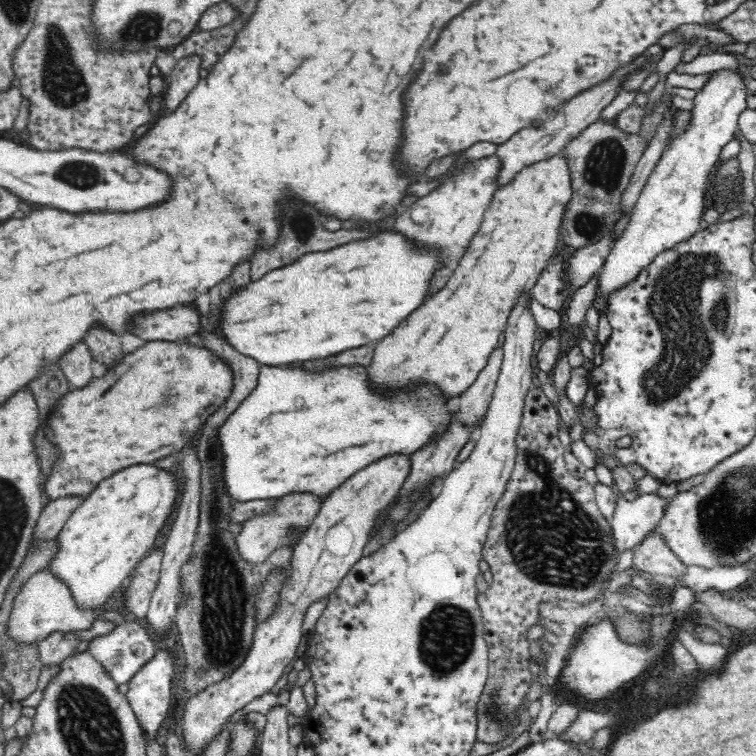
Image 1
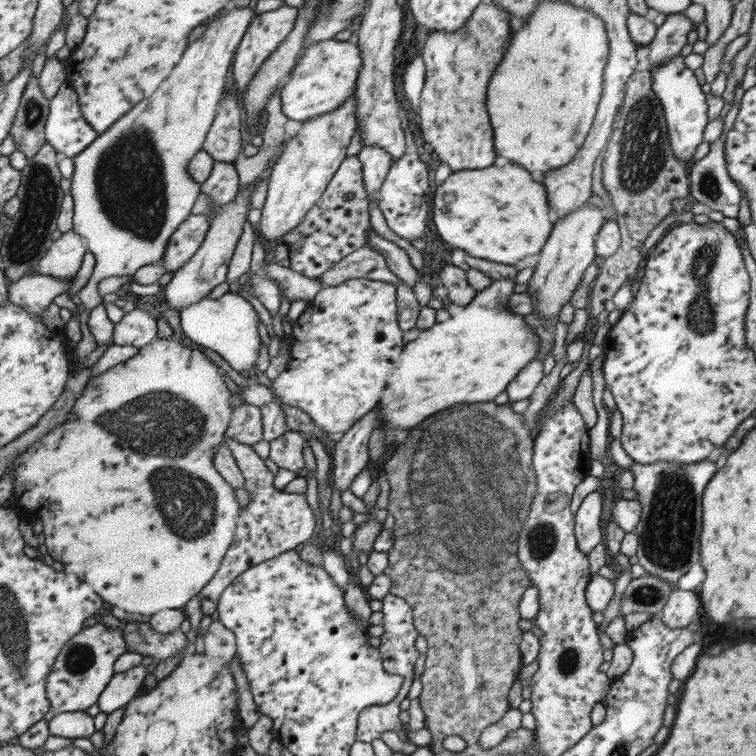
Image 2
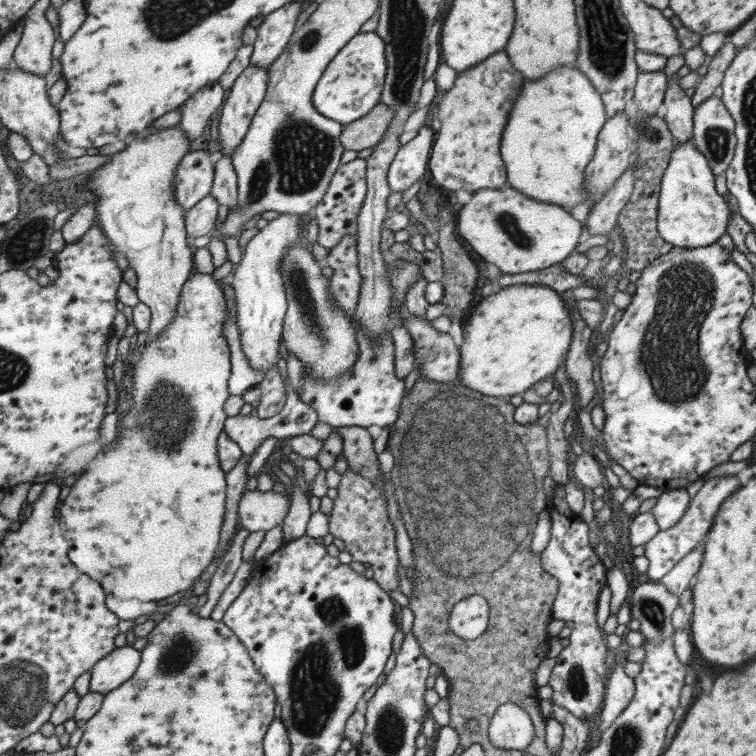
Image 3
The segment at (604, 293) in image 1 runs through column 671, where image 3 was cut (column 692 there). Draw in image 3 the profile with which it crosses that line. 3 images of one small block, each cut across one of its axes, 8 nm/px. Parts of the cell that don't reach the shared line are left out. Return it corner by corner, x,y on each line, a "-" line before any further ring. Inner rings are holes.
692,141
675,144
671,160
661,182
657,230
660,236
674,247
702,248
716,244
726,234
732,212
727,197
715,190
714,175
706,158
698,152

